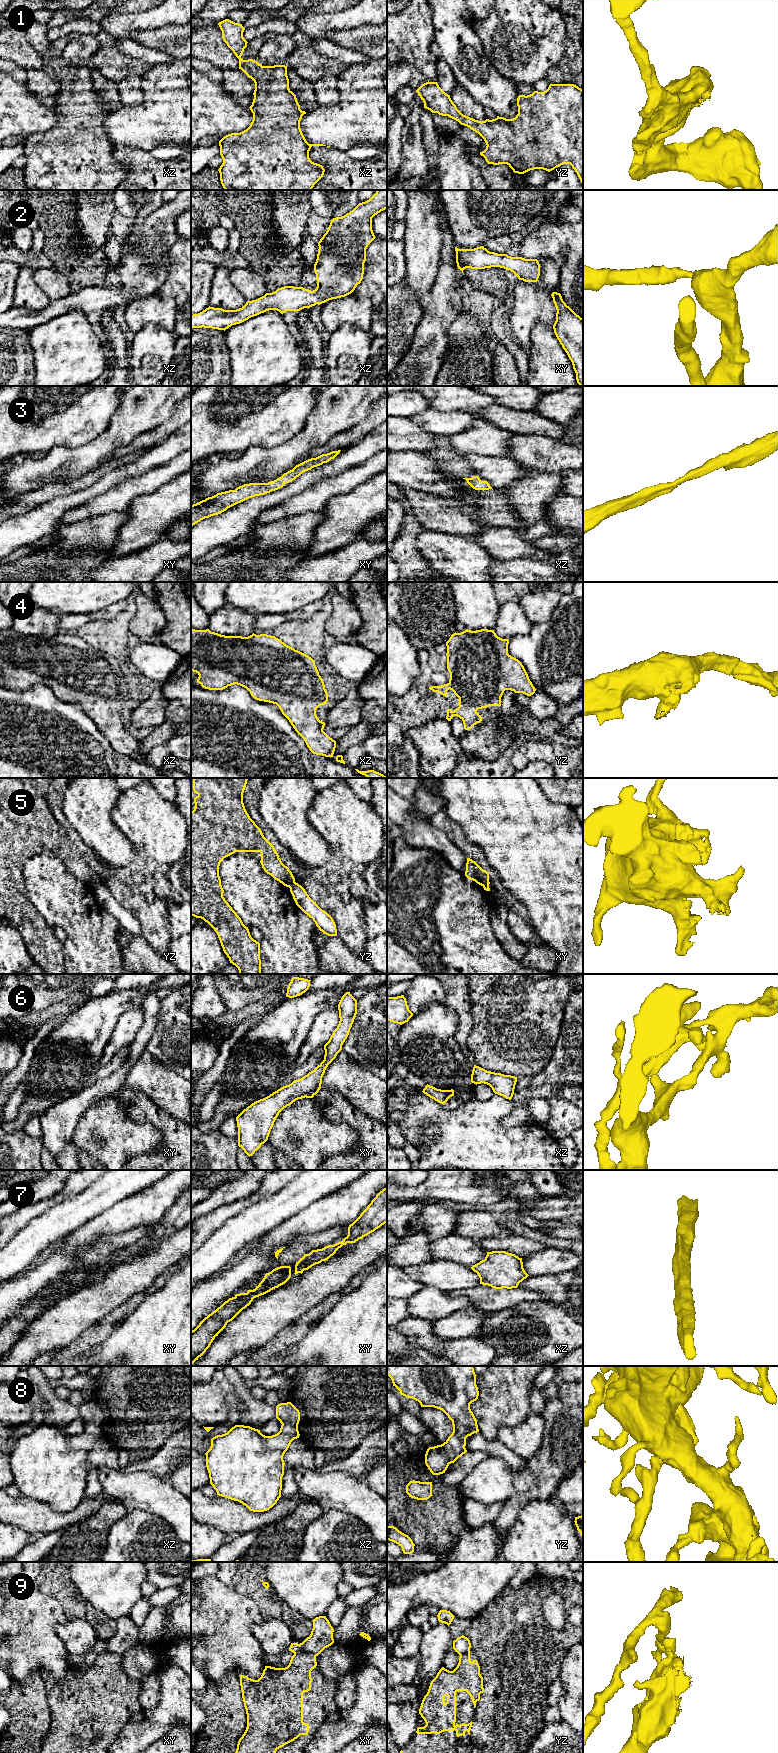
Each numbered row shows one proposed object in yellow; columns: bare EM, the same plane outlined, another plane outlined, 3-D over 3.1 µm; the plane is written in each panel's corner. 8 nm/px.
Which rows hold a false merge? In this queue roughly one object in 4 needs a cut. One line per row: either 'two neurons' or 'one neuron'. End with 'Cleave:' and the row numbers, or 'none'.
1: one neuron
2: one neuron
3: one neuron
4: one neuron
5: two neurons
6: one neuron
7: two neurons
8: one neuron
9: two neurons
Cleave: 5, 7, 9

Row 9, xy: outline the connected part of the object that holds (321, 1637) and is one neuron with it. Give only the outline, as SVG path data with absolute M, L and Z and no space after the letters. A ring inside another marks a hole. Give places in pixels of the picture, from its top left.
M326 1616L316 1617L312 1621L313 1629L310 1636L300 1644L291 1643L289 1651L293 1653L303 1651L318 1656L325 1648L334 1643L334 1629Z

